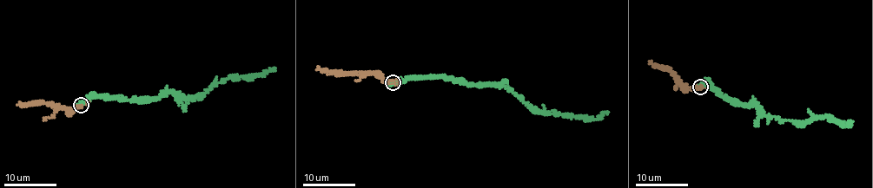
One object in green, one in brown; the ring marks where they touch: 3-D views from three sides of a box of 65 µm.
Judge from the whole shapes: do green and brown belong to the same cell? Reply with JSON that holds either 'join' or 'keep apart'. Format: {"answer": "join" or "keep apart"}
{"answer": "join"}

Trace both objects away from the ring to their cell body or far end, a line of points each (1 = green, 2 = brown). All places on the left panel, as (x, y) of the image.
1: (81, 105), (94, 97), (149, 99), (172, 92), (196, 96), (228, 78), (266, 74), (274, 68)
2: (82, 105), (69, 110), (46, 103), (17, 104)

